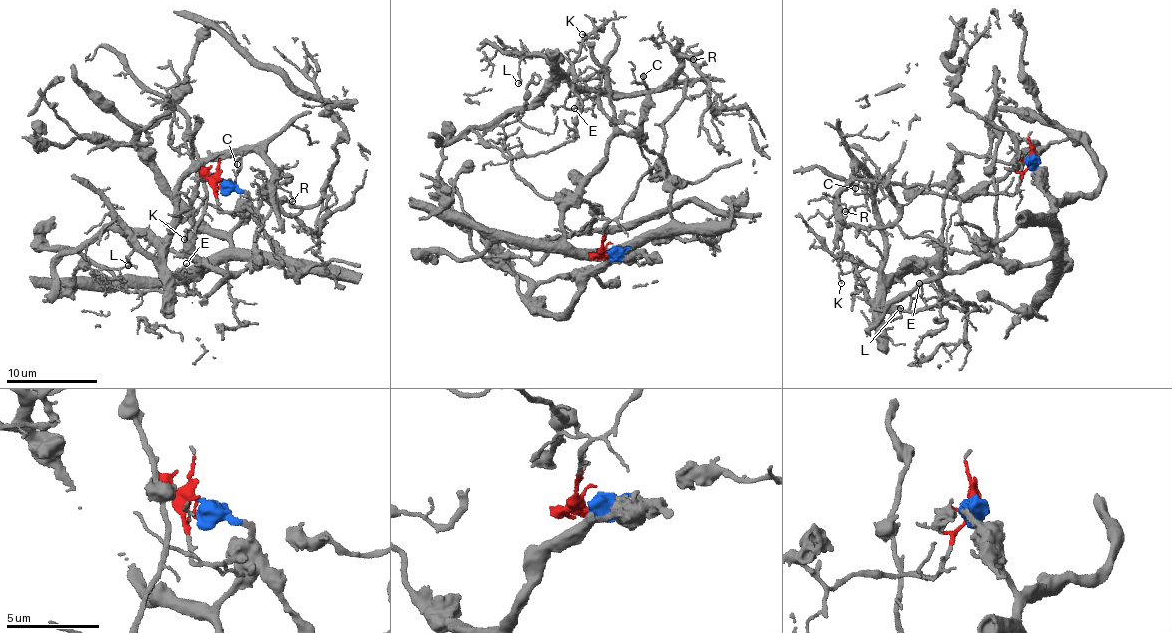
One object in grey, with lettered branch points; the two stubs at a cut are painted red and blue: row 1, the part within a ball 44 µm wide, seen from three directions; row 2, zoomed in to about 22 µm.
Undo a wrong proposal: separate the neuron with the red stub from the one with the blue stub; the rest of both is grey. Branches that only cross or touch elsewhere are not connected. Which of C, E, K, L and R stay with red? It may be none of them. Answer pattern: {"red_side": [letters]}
{"red_side": ["C", "E", "K", "L", "R"]}

